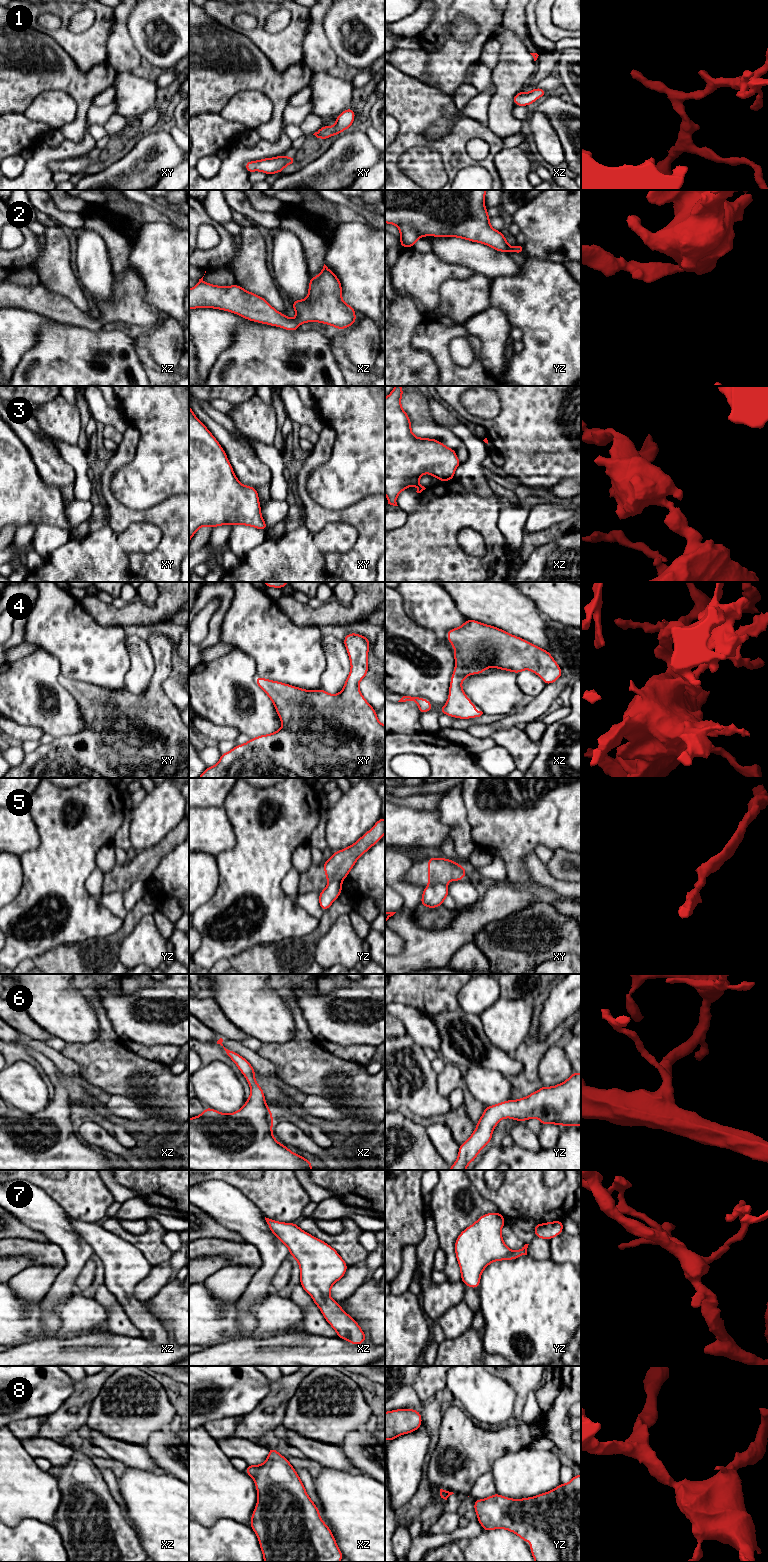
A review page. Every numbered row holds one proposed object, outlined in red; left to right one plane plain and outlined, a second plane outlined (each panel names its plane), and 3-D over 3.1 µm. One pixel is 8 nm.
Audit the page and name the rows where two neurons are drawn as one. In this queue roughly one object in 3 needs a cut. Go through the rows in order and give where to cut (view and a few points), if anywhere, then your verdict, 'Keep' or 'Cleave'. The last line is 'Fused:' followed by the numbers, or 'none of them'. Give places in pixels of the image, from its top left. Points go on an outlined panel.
1: No split. Keep
2: No split. Keep
3: No split. Keep
4: No split. Keep
5: Split along xy (445, 883), (431, 883), (429, 885). Cleave
6: No split. Keep
7: No split. Keep
8: No split. Keep
Fused: 5

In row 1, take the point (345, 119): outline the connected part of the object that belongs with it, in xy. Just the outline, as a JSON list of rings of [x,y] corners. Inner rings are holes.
[[[351,108],[344,110],[336,117],[336,124],[332,127],[324,125],[321,129],[315,132],[315,135],[319,139],[327,139],[330,136],[338,135],[342,131],[349,129],[355,119],[355,111]]]

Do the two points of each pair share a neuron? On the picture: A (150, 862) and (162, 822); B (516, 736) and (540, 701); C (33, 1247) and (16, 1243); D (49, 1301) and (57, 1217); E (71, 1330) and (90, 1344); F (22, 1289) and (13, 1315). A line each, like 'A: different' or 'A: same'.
A: different
B: different
C: same
D: same
E: different
F: different

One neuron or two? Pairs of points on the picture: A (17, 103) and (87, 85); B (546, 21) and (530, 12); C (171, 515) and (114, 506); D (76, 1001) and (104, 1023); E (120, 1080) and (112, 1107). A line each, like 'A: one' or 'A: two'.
A: one
B: two
C: one
D: two
E: two

